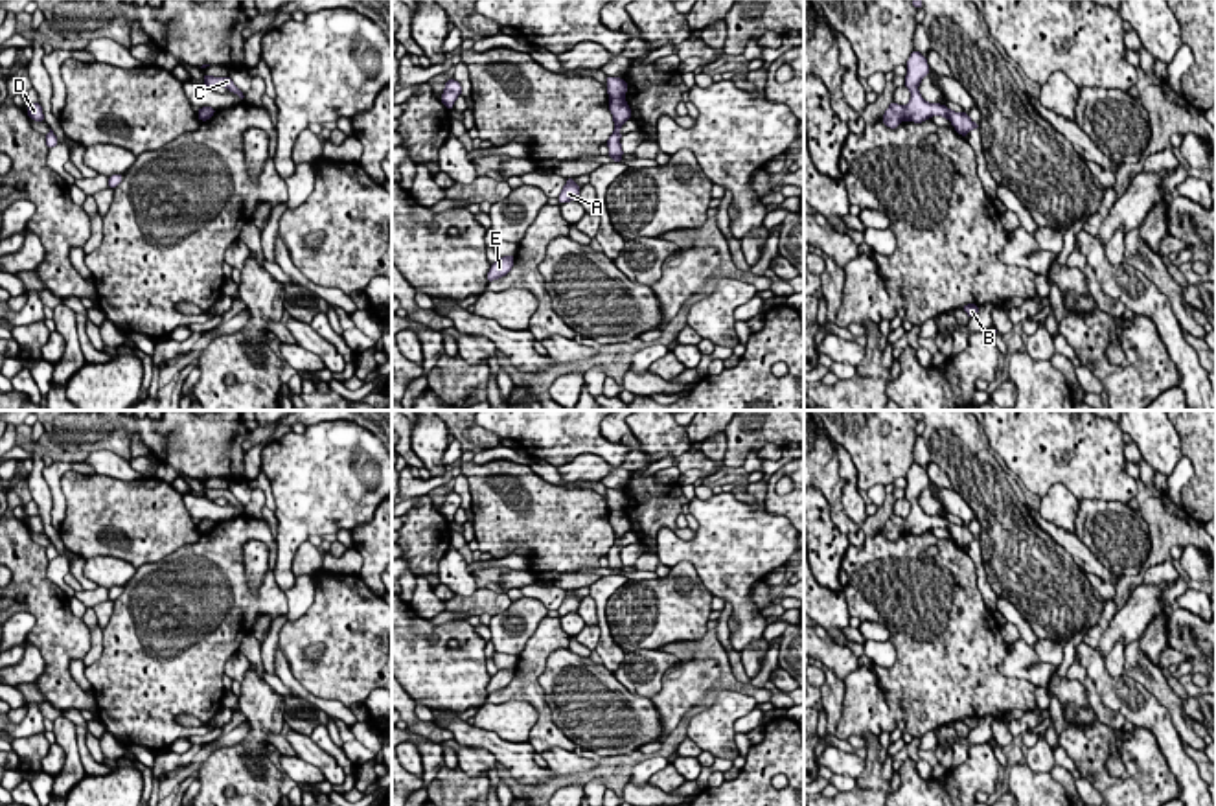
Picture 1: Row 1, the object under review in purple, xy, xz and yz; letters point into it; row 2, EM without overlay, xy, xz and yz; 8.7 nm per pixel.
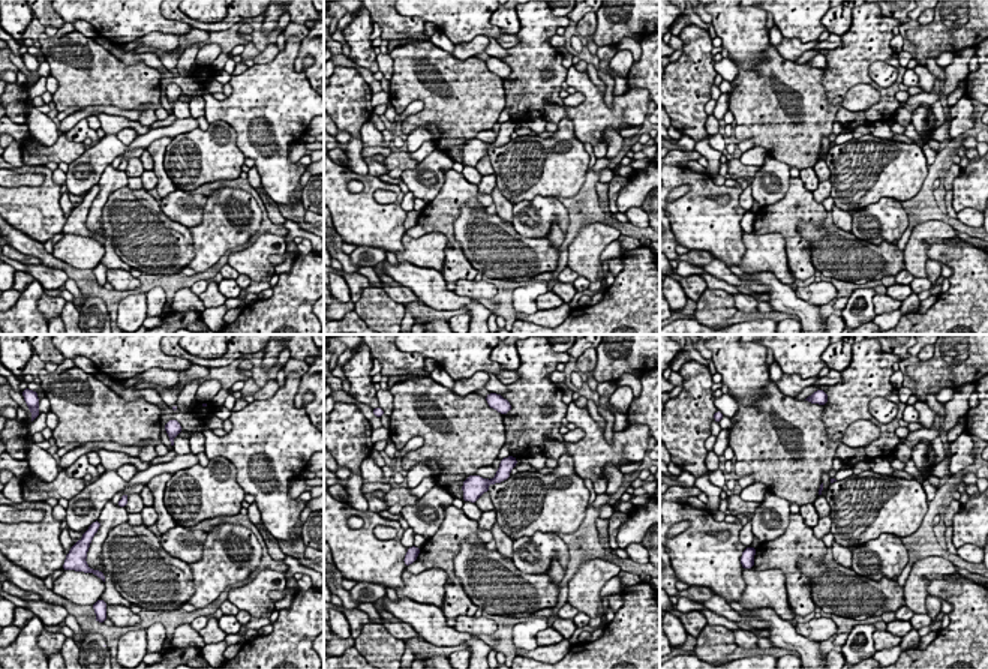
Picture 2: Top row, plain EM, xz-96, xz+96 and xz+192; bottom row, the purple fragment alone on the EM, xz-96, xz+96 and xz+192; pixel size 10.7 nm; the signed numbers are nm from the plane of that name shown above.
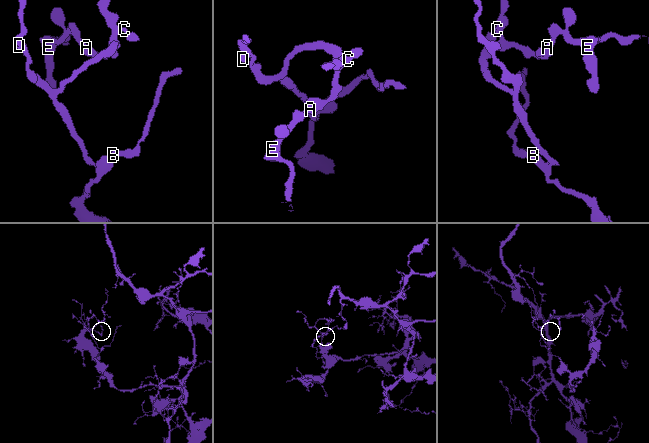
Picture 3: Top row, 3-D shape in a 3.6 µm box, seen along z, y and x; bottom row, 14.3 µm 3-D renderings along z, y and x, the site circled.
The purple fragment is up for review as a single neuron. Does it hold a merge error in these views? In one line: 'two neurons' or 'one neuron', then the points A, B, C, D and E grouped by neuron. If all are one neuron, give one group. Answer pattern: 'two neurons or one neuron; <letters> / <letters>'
two neurons; A C E / B D

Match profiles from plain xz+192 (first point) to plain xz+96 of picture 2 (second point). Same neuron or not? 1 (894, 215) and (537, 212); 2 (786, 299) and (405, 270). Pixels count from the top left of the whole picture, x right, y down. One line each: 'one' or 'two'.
1: one
2: one

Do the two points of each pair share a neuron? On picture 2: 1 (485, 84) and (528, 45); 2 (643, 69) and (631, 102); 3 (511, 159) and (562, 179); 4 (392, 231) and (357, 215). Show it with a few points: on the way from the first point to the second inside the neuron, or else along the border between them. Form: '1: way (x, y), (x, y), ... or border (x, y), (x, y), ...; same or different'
1: border (501, 80), (507, 105); different
2: border (630, 87), (643, 89); different
3: way (523, 167), (550, 167); same
4: way (383, 227), (366, 222); same

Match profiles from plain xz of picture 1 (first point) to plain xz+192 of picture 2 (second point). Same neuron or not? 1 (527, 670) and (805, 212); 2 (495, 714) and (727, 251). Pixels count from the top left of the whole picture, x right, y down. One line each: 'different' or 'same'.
1: same
2: different

